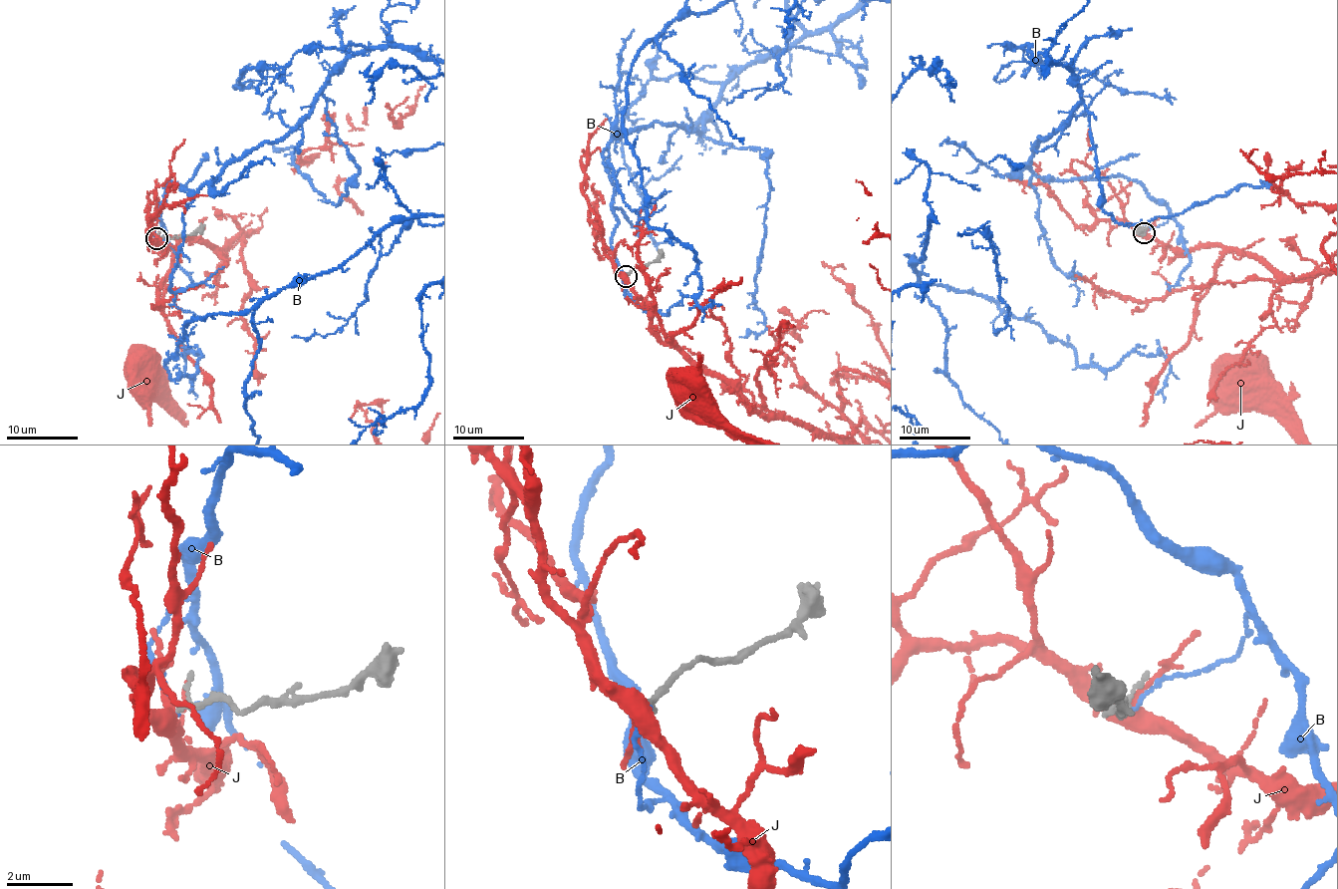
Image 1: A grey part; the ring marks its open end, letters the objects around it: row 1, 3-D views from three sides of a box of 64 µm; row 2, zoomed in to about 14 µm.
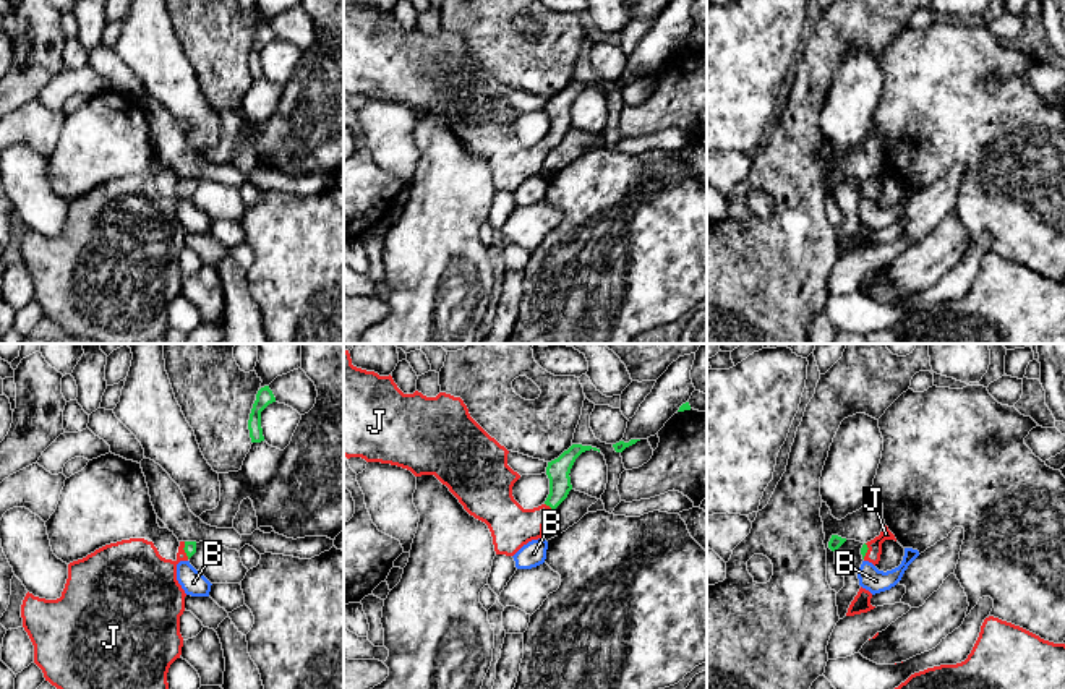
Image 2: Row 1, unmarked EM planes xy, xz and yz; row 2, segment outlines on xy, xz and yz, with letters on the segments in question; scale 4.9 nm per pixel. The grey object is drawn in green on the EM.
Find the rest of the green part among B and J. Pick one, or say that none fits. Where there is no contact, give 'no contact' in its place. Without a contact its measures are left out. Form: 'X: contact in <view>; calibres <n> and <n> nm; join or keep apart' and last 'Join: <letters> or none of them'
B: no contact; keep apart
J: contact in xy; calibres 60 and 300 nm; join
Join: J

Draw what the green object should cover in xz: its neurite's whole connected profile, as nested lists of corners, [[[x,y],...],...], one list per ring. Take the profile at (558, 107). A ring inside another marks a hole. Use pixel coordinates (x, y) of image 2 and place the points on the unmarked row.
[[[344,0],[344,92],[397,102],[415,113],[434,112],[470,152],[488,162],[496,191],[514,193],[528,178],[543,175],[545,157],[572,126],[569,110],[575,96],[590,86],[600,89],[592,83],[572,81],[548,99],[546,138],[524,146],[512,133],[512,123],[520,112],[507,102],[509,88],[470,53],[460,34],[446,29],[426,34],[418,28],[404,31],[391,11],[379,13]]]

